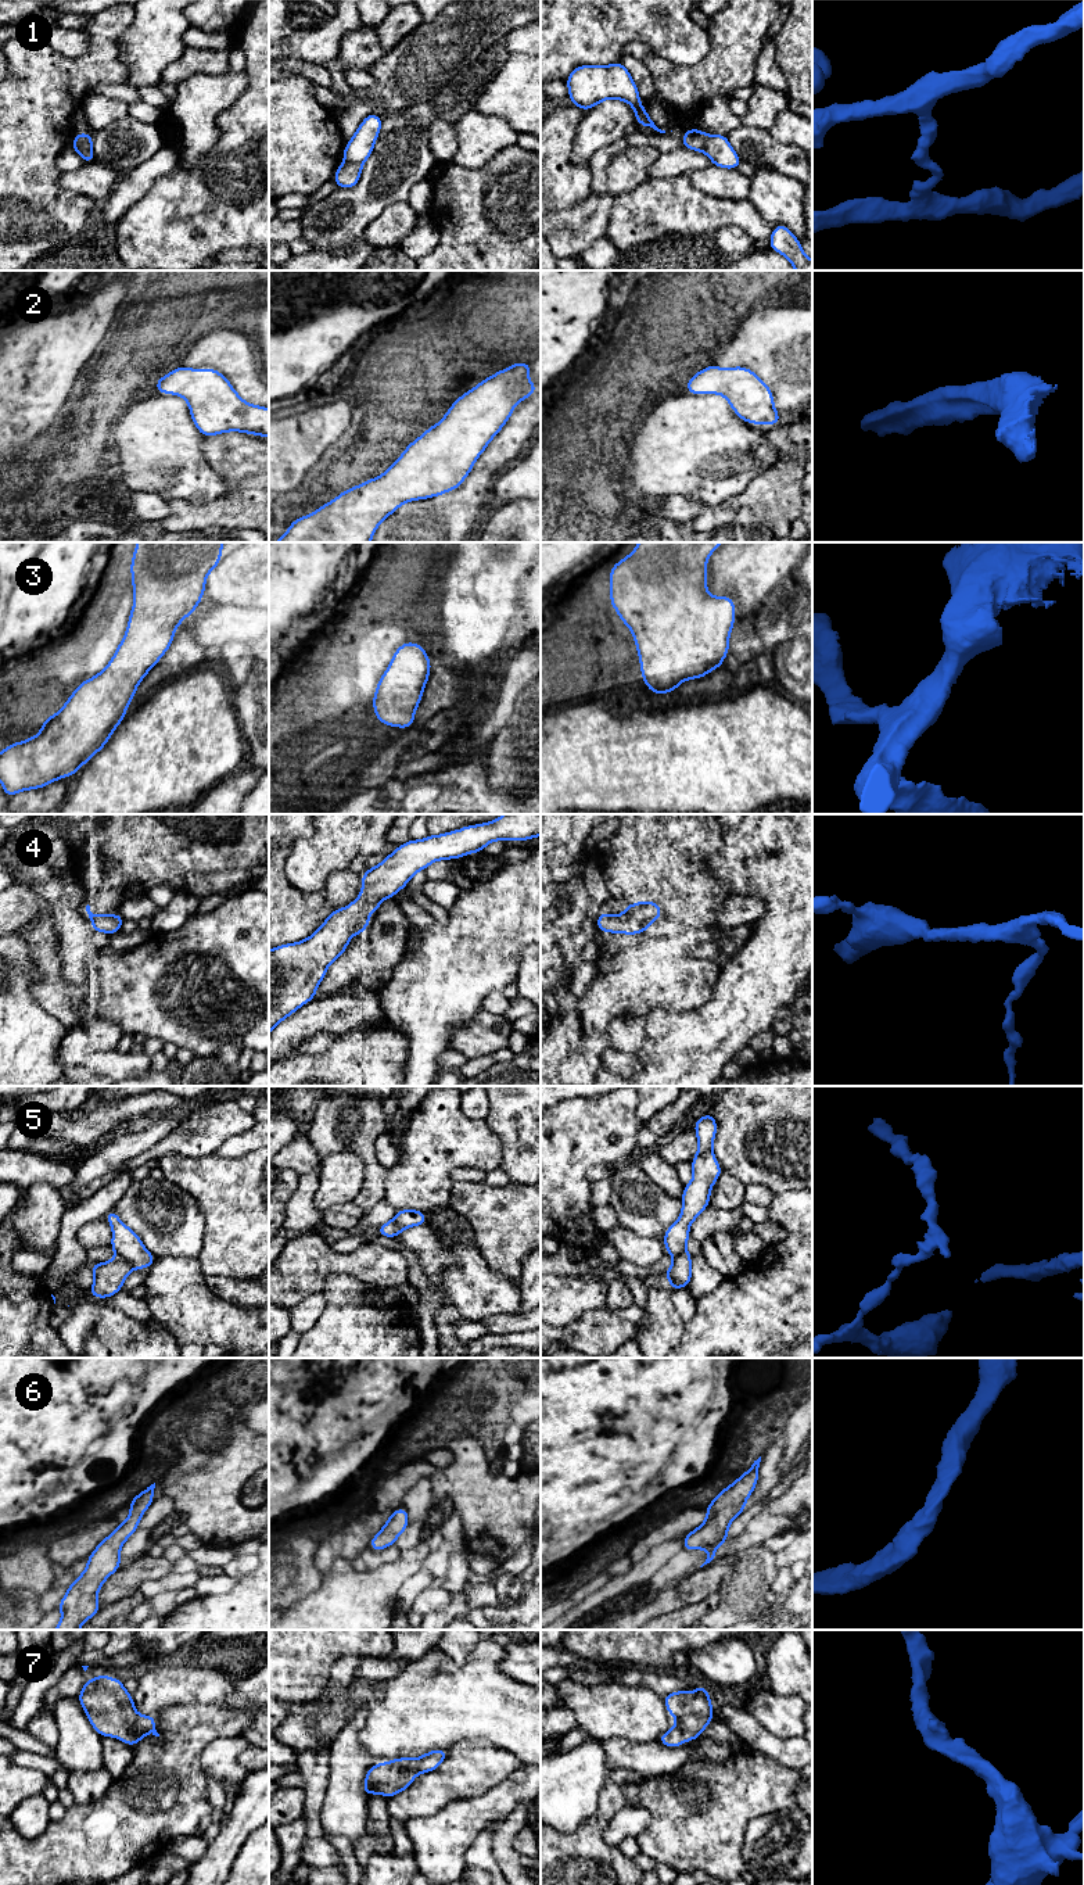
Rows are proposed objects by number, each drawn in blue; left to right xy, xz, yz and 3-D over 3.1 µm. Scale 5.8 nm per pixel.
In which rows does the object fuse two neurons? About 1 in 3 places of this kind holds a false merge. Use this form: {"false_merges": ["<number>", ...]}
{"false_merges": ["1", "5"]}

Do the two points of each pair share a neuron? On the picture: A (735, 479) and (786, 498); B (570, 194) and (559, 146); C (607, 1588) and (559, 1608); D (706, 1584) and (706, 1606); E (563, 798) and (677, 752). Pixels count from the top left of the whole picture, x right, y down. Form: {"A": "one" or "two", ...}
{"A": "two", "B": "one", "C": "two", "D": "two", "E": "one"}

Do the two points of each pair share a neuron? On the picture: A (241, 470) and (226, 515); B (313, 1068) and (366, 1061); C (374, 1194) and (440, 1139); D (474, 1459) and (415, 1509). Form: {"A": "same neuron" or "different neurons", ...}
{"A": "same neuron", "B": "same neuron", "C": "different neurons", "D": "different neurons"}

